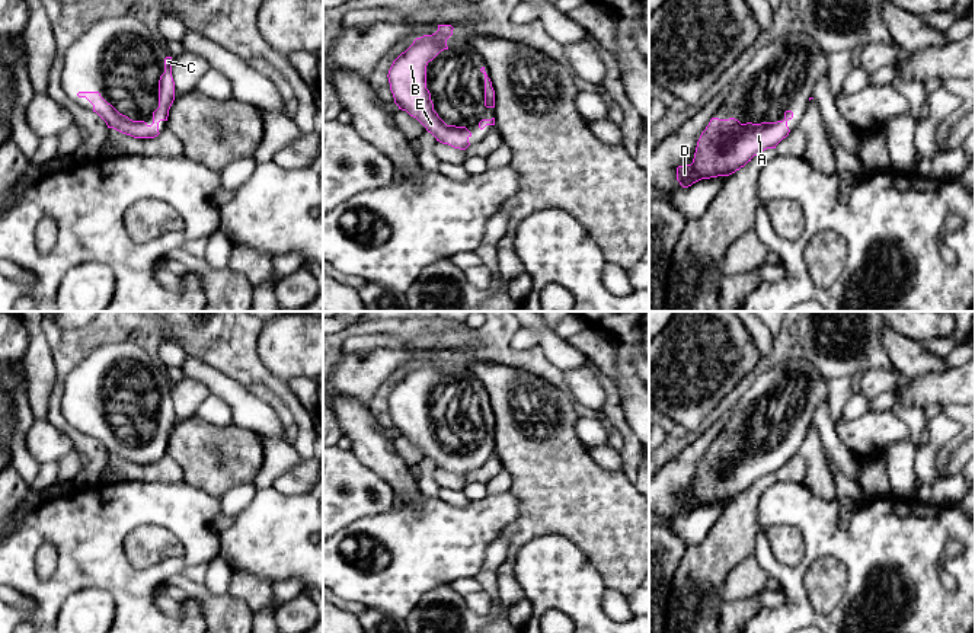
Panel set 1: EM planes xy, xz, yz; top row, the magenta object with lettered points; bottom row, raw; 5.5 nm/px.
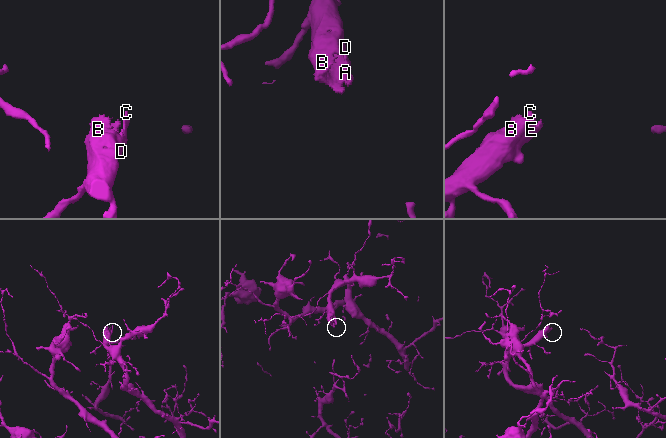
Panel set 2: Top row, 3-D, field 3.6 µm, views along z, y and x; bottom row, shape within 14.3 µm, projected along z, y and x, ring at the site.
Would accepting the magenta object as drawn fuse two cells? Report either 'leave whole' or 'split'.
leave whole

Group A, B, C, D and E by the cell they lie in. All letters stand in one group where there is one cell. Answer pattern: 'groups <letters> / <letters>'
groups A B C D E

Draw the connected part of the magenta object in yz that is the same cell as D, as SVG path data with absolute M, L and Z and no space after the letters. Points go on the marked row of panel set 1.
M792 111L777 122L741 124L735 118L712 118L697 141L693 163L677 167L677 180L688 188L701 179L735 173L758 153L776 148L789 135L792 118Z

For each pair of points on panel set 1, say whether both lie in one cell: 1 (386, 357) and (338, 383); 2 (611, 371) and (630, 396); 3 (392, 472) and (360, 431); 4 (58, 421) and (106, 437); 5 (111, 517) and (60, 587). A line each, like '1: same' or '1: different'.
1: same
2: different
3: same
4: different
5: same

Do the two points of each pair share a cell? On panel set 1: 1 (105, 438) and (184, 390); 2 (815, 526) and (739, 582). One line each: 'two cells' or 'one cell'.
1: two cells
2: two cells

